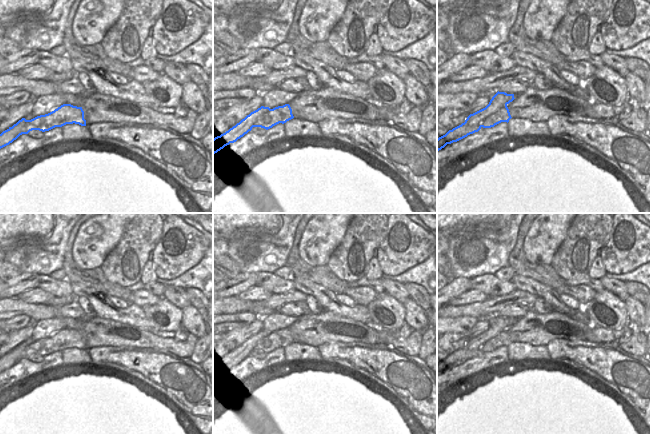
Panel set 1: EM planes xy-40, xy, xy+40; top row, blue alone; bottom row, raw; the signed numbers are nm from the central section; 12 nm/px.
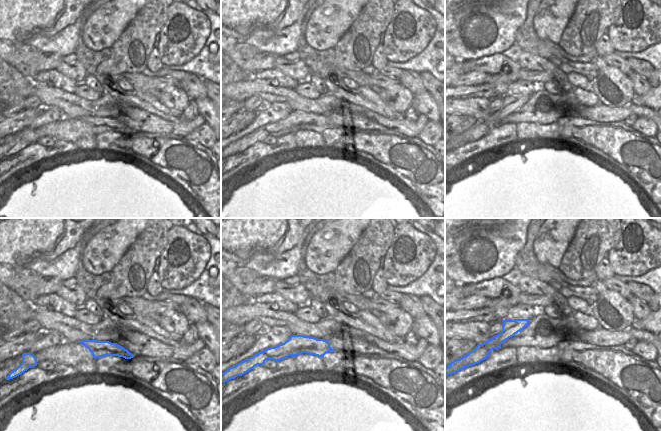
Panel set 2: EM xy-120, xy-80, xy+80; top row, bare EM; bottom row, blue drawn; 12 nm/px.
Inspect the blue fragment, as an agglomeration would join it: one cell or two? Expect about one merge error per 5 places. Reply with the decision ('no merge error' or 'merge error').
merge error

